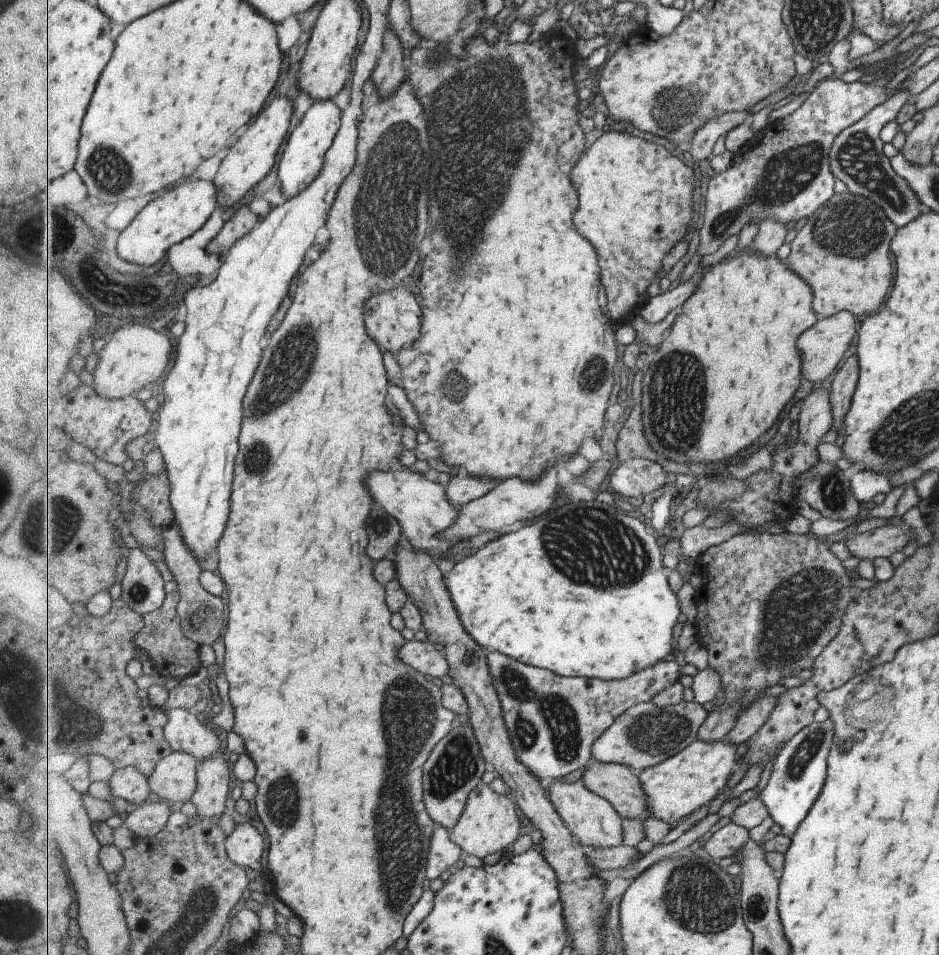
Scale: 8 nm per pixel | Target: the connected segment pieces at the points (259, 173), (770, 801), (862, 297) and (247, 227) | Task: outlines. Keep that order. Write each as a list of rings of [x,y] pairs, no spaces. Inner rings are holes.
[[[285,95],[272,100],[270,108],[262,111],[230,149],[214,179],[218,190],[221,191],[219,206],[224,206],[224,210],[228,211],[234,204],[244,200],[244,196],[272,172],[274,164],[278,162],[280,148],[284,146],[288,132],[292,128],[294,112],[294,98]]]
[[[830,717],[824,722],[814,721],[782,750],[773,766],[771,777],[760,796],[768,806],[773,820],[782,827],[781,834],[784,836],[793,838],[822,792],[826,780],[827,758],[832,748],[832,734],[834,728]]]
[[[850,190],[834,193],[806,220],[792,242],[790,266],[813,288],[813,309],[819,318],[842,310],[860,317],[878,312],[892,284],[890,242],[897,226],[875,202]]]
[[[242,207],[242,210],[238,210],[238,214],[234,214],[224,230],[216,237],[216,240],[212,241],[208,252],[210,254],[216,254],[220,258],[224,258],[226,261],[232,248],[242,240],[246,238],[248,234],[252,234],[256,230],[256,226],[260,224],[260,216],[249,207]]]

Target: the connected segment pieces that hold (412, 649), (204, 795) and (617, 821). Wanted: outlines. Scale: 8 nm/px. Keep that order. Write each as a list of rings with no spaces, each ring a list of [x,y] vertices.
[[[414,639],[414,642],[408,642],[406,650],[402,650],[402,660],[410,662],[410,666],[429,677],[451,676],[452,666],[447,656],[439,645],[432,644],[432,640],[420,642]]]
[[[216,755],[201,762],[197,793],[192,798],[197,815],[218,821],[228,812],[226,802],[232,792],[232,768],[227,757]]]
[[[583,778],[576,782],[558,780],[550,788],[552,802],[562,815],[564,822],[582,846],[612,848],[624,845],[624,818],[609,799],[596,794]]]

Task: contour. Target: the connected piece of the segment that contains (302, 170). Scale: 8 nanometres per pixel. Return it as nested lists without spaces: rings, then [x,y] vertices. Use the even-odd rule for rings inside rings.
[[[315,102],[312,110],[306,114],[306,118],[291,133],[290,139],[282,155],[279,164],[278,183],[286,196],[296,198],[308,190],[321,177],[322,170],[326,168],[326,161],[334,141],[343,125],[342,108],[334,102]]]

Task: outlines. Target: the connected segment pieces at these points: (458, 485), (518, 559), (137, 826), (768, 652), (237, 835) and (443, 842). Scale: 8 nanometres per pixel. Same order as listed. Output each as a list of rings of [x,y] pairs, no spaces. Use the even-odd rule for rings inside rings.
[[[468,475],[466,478],[455,476],[449,482],[447,490],[449,498],[458,507],[468,506],[470,502],[478,500],[500,486],[500,480],[490,478],[476,478]]]
[[[596,499],[570,501],[553,512],[547,512],[547,515],[535,524],[527,525],[516,532],[506,533],[482,550],[466,555],[464,559],[455,563],[455,567],[445,574],[445,578],[466,630],[488,651],[496,650],[496,652],[508,654],[522,663],[542,667],[565,677],[601,678],[607,681],[625,679],[665,661],[666,656],[672,654],[677,646],[674,641],[674,630],[680,624],[678,618],[682,614],[680,598],[670,586],[670,580],[668,580],[670,570],[664,566],[664,554],[658,544],[658,534],[656,532],[652,534],[640,518],[630,516],[627,506],[620,503],[616,505],[612,506],[608,502],[600,502]],[[558,558],[566,558],[566,564],[562,566]]]
[[[170,803],[145,804],[141,807],[132,807],[126,820],[126,826],[140,838],[152,839],[158,836],[170,824],[173,817]]]
[[[740,533],[733,536],[724,544],[709,548],[697,561],[697,572],[703,577],[704,583],[697,591],[698,615],[696,616],[695,627],[698,630],[699,643],[704,642],[711,654],[710,667],[716,672],[720,672],[722,680],[724,680],[724,695],[718,699],[718,708],[710,713],[710,718],[704,722],[704,726],[700,729],[699,739],[706,742],[722,742],[726,740],[729,734],[738,726],[740,716],[750,708],[750,704],[760,701],[763,697],[769,697],[768,690],[778,686],[782,680],[790,678],[790,676],[798,676],[802,670],[812,668],[812,664],[816,664],[817,658],[824,652],[826,645],[833,640],[840,632],[841,625],[844,624],[844,616],[846,609],[849,608],[848,602],[852,598],[848,598],[848,590],[850,588],[850,580],[848,580],[848,572],[844,570],[842,562],[830,552],[830,548],[824,542],[816,540],[816,536],[810,538],[808,535],[797,535],[793,533],[781,533],[775,535],[773,533],[766,534],[744,534]]]
[[[250,822],[239,825],[227,838],[227,851],[234,862],[247,869],[261,870],[260,862],[266,854],[264,836]]]
[[[437,827],[433,836],[433,849],[430,854],[430,868],[428,879],[448,878],[456,870],[458,862],[466,856],[464,849],[452,840],[451,829]]]

